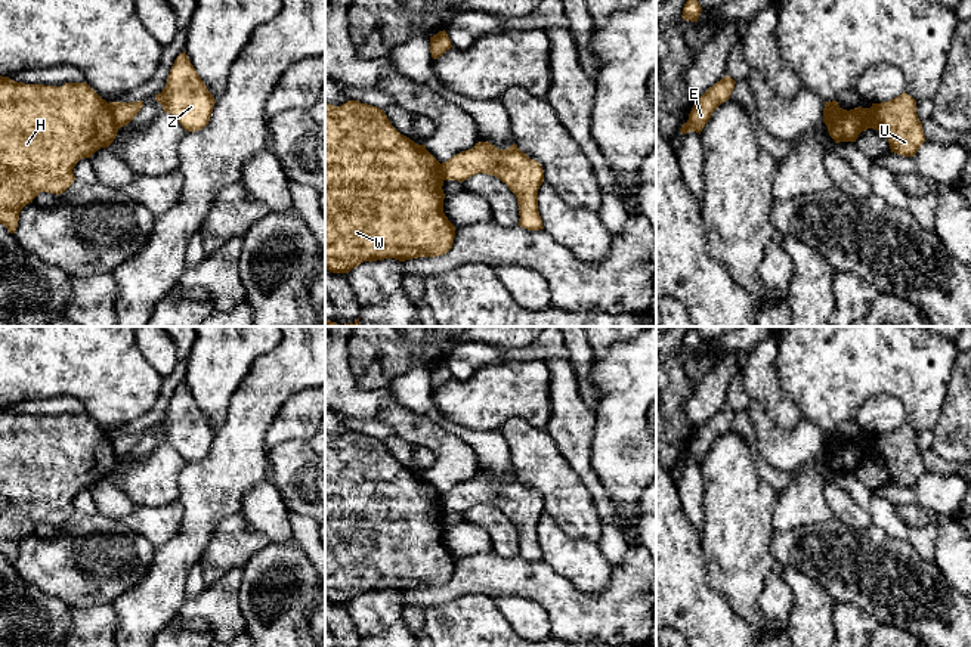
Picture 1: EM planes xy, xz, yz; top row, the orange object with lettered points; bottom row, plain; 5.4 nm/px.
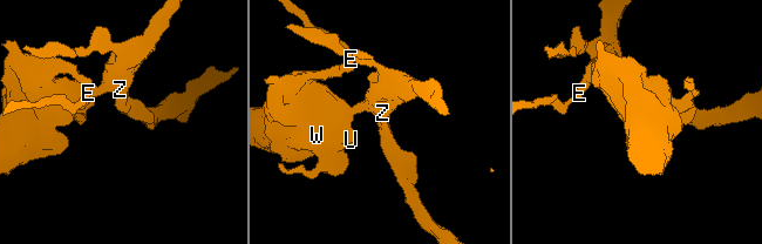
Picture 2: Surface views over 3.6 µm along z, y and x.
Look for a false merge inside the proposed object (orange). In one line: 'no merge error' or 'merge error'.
merge error

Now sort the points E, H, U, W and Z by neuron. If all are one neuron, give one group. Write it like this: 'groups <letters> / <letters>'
groups E H U W / Z

